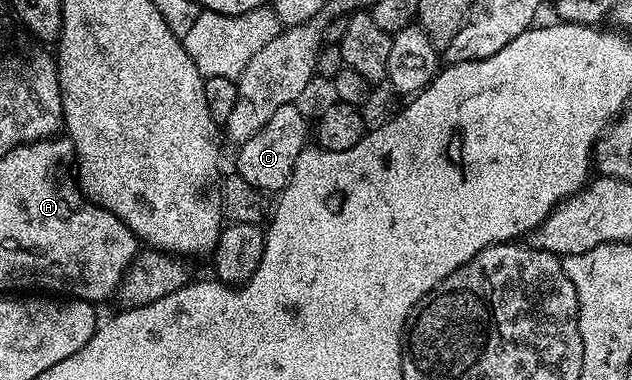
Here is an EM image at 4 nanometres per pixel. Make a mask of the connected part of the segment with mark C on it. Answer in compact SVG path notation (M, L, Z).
M291 104L284 108L276 108L276 113L269 118L268 124L264 124L264 128L256 132L256 136L237 147L237 177L248 180L248 184L263 192L281 192L285 188L300 152L308 144L306 118L302 115L300 107L301 105Z

